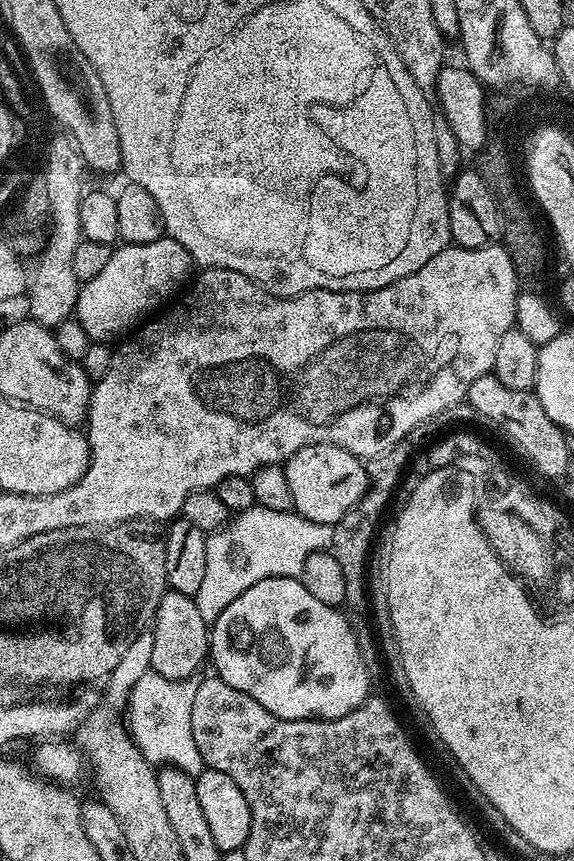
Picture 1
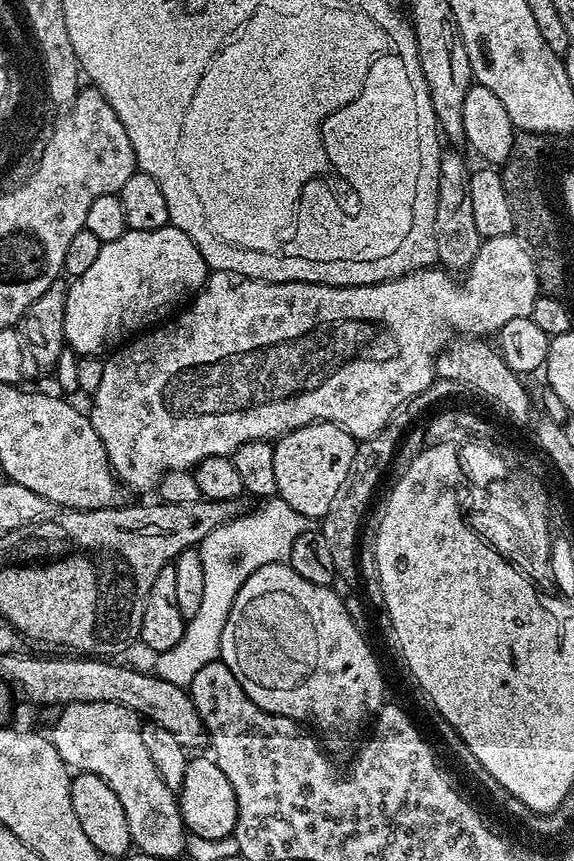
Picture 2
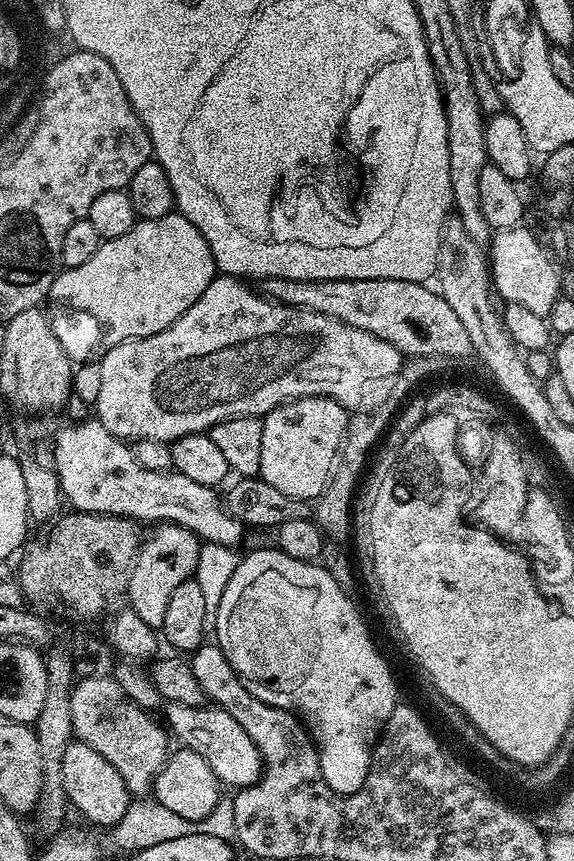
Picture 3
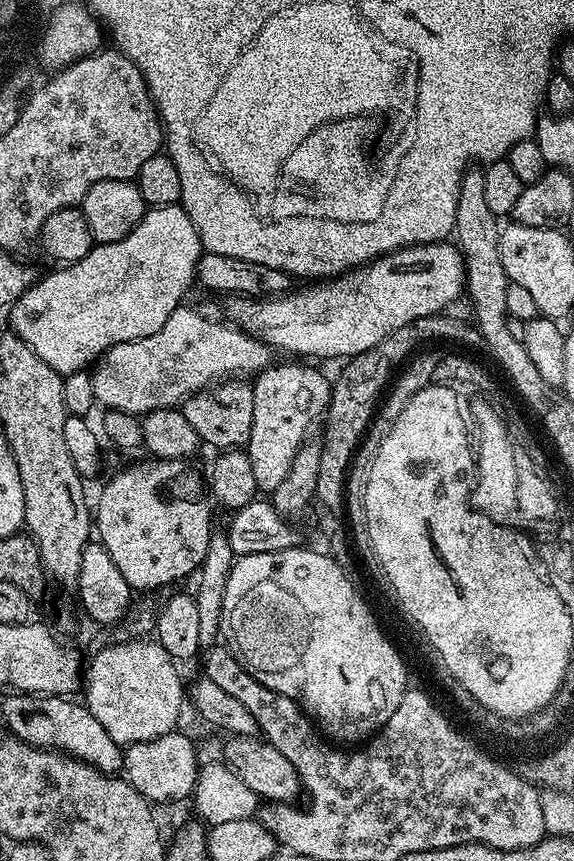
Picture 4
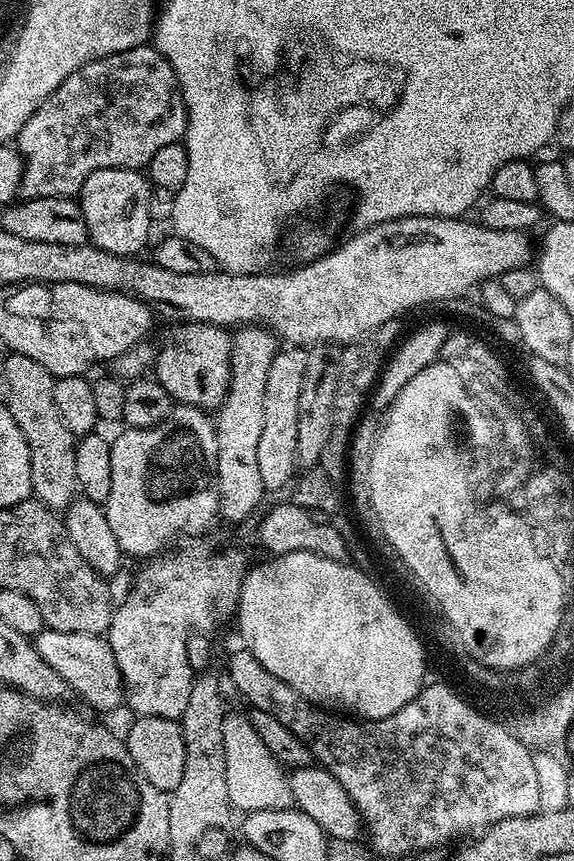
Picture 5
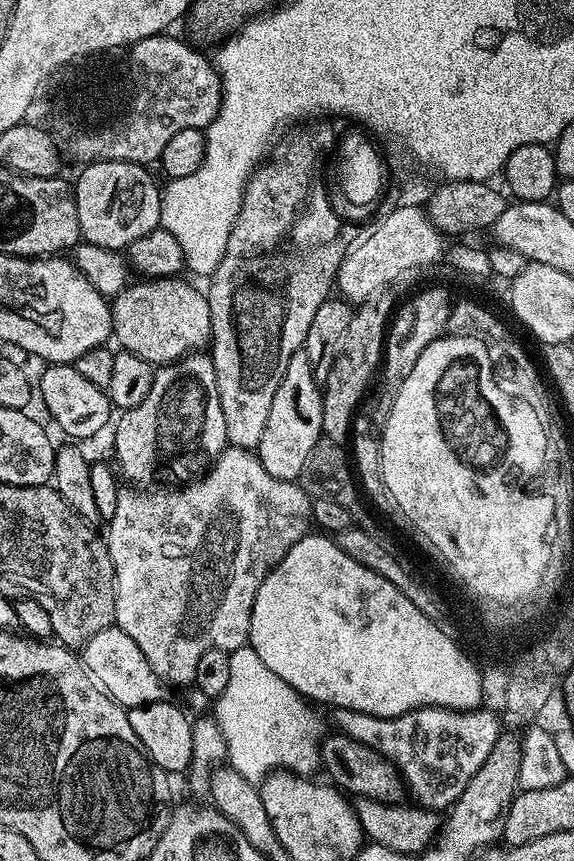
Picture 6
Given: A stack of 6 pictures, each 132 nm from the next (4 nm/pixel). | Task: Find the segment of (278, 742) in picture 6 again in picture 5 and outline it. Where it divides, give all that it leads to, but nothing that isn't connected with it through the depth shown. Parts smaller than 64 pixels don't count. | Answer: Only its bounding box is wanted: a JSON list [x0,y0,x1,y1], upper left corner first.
[222,715,293,814]

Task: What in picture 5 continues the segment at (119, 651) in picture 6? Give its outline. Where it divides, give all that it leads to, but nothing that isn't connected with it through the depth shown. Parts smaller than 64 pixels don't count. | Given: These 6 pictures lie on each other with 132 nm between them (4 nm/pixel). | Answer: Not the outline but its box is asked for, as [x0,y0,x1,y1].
[34,630,125,712]

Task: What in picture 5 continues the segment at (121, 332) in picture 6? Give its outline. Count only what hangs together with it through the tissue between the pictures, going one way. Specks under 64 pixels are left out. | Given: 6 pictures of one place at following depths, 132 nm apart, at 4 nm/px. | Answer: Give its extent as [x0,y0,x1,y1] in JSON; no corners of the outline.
[155,323,233,410]

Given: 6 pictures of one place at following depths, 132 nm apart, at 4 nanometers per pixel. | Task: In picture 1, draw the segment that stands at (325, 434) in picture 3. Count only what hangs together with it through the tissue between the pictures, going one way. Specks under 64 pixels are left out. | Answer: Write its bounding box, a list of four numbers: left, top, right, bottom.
[282,444,368,526]

